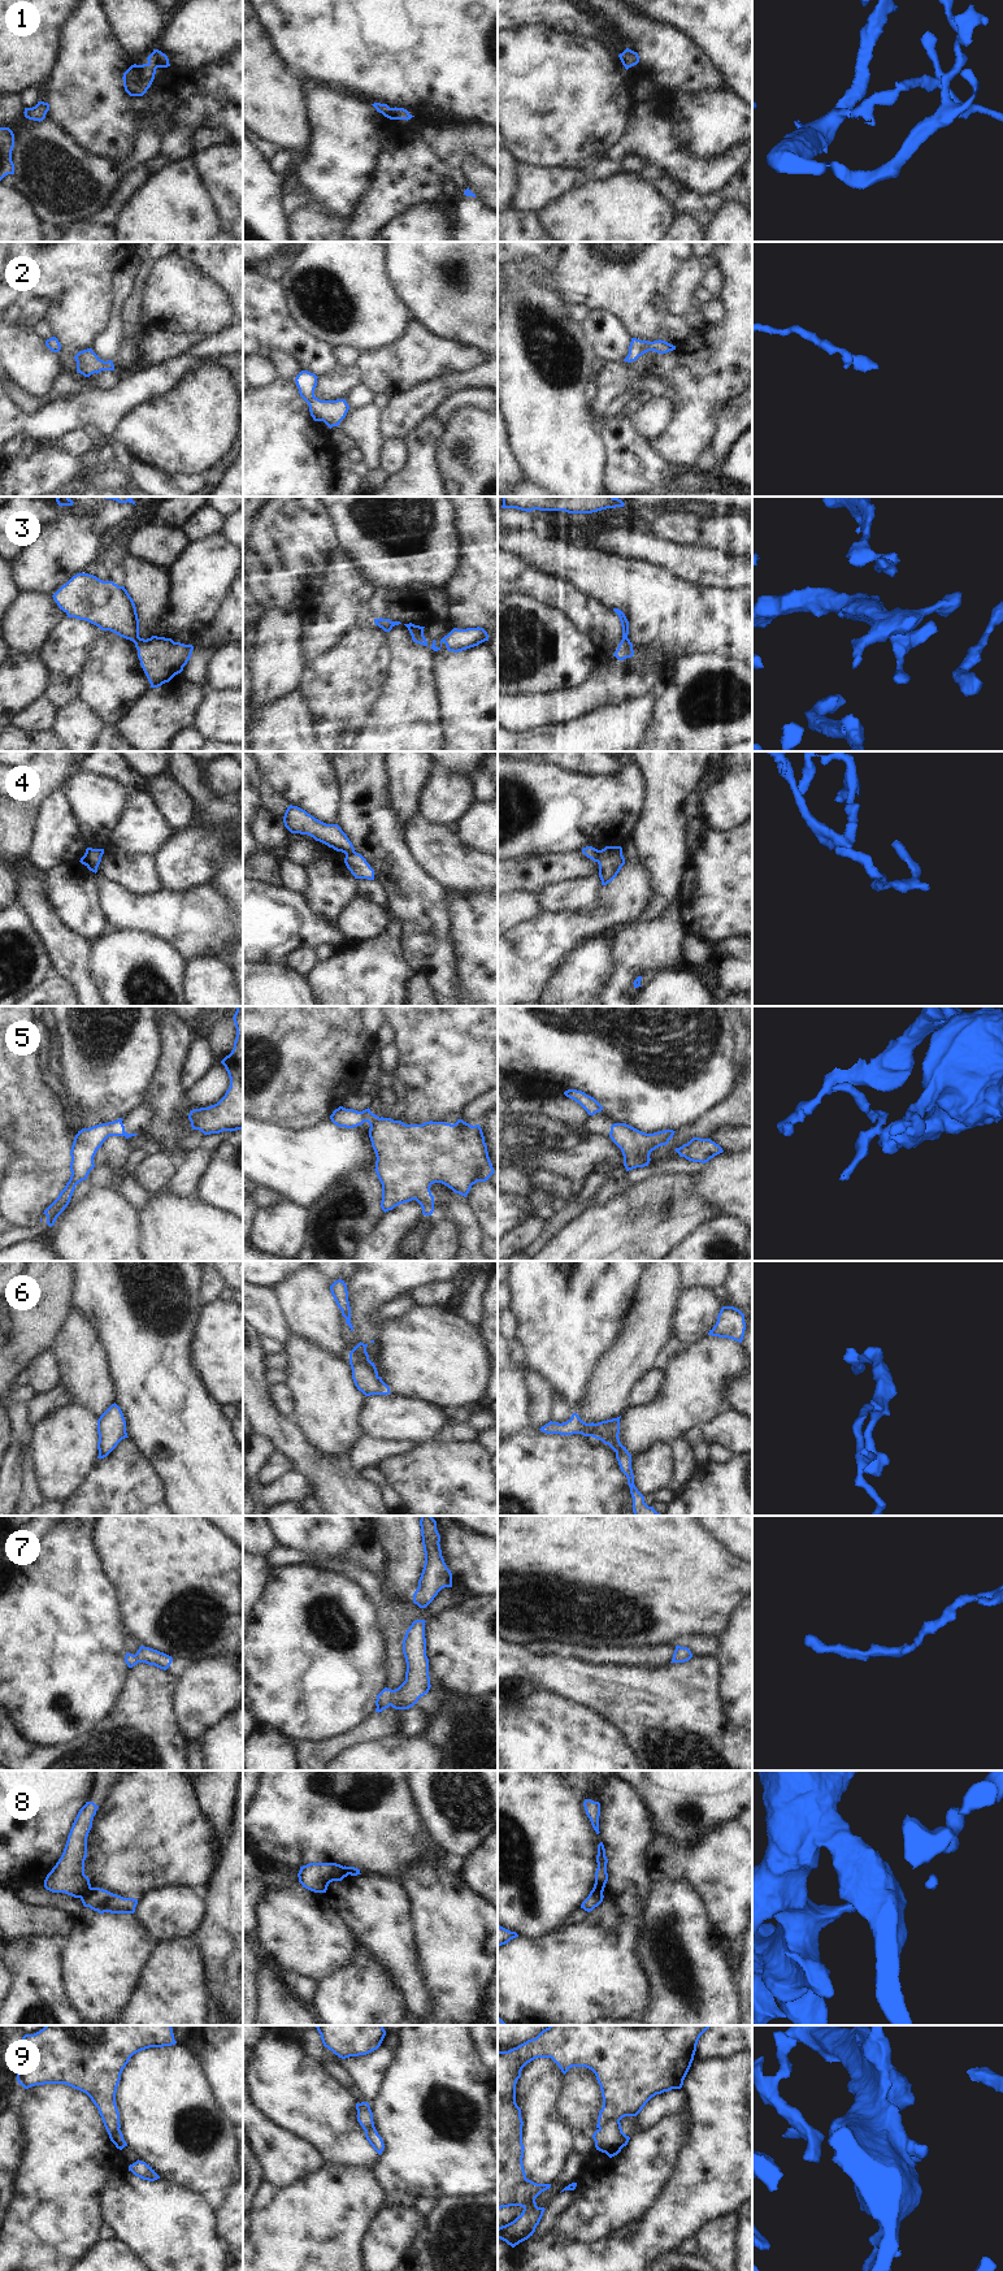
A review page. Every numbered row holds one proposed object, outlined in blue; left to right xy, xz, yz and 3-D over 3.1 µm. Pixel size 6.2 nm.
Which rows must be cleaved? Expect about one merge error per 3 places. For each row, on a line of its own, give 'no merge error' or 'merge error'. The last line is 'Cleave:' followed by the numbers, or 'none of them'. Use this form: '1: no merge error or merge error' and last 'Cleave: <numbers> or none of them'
1: no merge error
2: no merge error
3: no merge error
4: merge error
5: no merge error
6: no merge error
7: no merge error
8: merge error
9: merge error
Cleave: 4, 8, 9

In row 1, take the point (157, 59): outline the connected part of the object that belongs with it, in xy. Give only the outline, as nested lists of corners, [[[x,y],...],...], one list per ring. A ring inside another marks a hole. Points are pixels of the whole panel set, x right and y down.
[[[153,49],[147,60],[147,64],[134,64],[123,73],[123,87],[130,96],[143,96],[155,79],[156,69],[170,66],[168,56],[159,49]]]

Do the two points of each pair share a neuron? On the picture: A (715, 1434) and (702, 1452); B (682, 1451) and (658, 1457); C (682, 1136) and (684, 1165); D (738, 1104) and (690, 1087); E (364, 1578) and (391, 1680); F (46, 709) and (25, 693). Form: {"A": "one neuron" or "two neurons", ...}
{"A": "two neurons", "B": "two neurons", "C": "two neurons", "D": "two neurons", "E": "one neuron", "F": "two neurons"}

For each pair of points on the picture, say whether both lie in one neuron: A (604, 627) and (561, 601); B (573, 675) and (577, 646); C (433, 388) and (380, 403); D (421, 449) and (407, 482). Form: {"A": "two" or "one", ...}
{"A": "one", "B": "one", "C": "two", "D": "one"}

